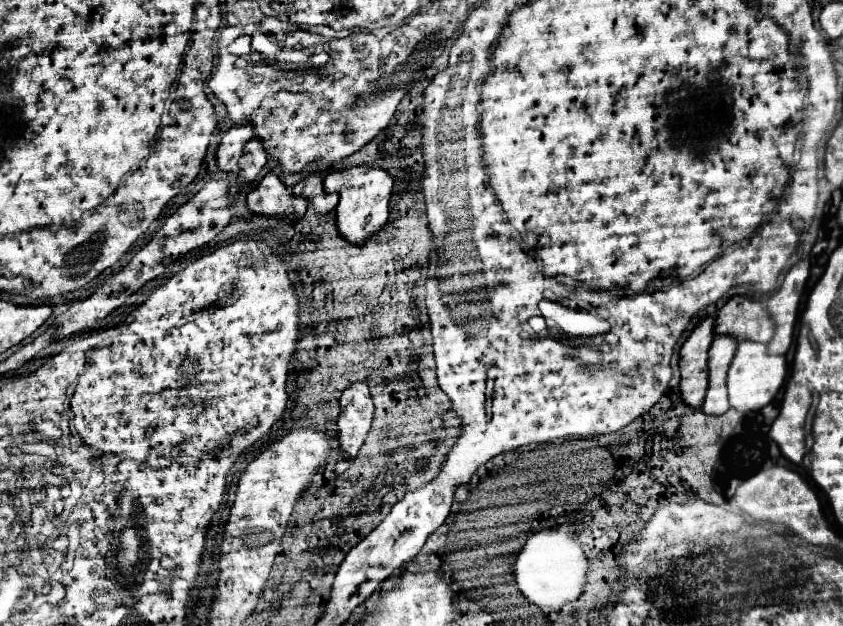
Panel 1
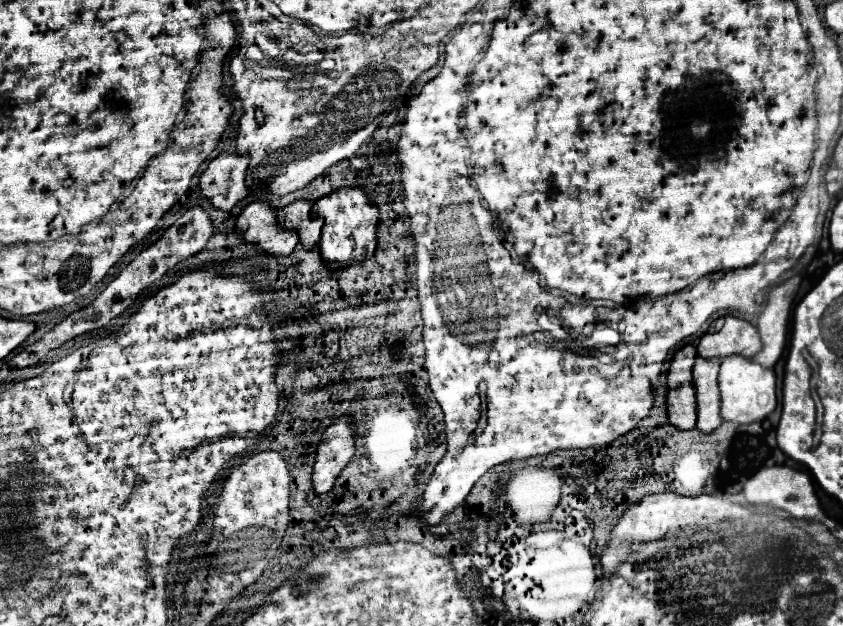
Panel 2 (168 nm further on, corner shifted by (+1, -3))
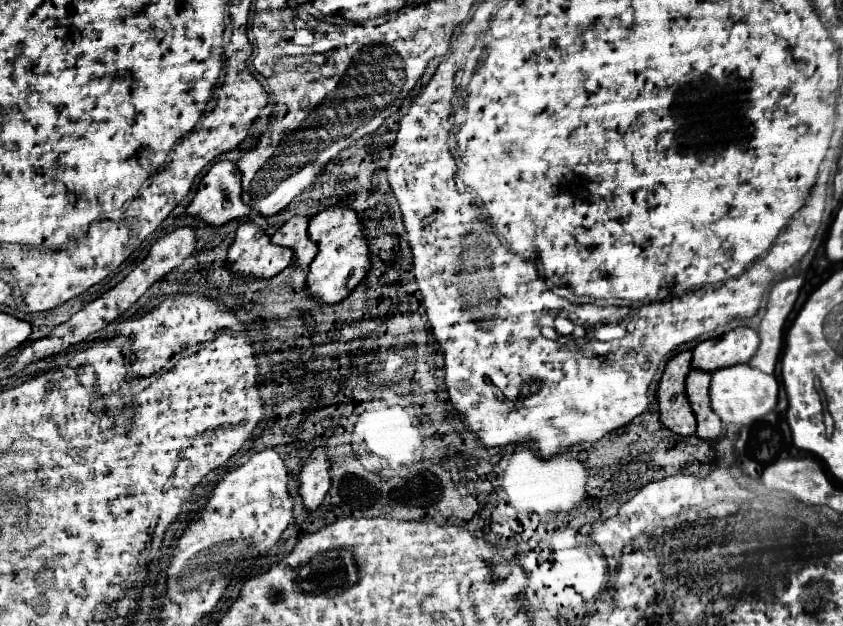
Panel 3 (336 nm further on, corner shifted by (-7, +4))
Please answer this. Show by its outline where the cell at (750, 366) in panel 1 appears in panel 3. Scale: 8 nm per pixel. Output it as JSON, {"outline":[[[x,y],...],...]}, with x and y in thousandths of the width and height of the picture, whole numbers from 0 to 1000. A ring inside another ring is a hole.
{"outline":[[[885,580],[854,586],[845,596],[842,612],[842,641],[847,660],[859,676],[873,676],[873,679],[890,679],[906,663],[911,663],[921,644],[923,644],[923,609],[918,599],[909,599]]]}

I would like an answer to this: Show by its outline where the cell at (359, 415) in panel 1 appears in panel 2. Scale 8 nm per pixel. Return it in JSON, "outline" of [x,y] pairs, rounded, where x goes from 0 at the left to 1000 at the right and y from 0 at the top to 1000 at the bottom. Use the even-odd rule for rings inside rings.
{"outline":[[[406,665],[399,677],[387,684],[387,690],[382,693],[382,703],[375,716],[375,738],[372,738],[372,754],[370,754],[370,783],[365,789],[365,799],[370,799],[372,792],[391,786],[399,760],[418,735],[418,725],[420,725],[420,681],[413,674],[413,665]]]}

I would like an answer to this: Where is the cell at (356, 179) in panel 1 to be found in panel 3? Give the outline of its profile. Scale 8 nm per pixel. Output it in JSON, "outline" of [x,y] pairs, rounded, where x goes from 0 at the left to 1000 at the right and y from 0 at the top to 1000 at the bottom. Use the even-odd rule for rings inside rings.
{"outline":[[[413,327],[389,331],[368,350],[365,375],[372,388],[377,388],[377,407],[368,420],[363,452],[372,478],[382,484],[401,484],[434,442],[439,433],[439,398],[432,366],[434,363],[425,337]]]}

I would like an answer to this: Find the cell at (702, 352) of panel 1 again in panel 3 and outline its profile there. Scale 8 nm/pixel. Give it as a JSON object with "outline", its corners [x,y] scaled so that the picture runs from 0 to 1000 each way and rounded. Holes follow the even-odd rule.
{"outline":[[[809,561],[797,570],[790,583],[788,602],[778,625],[783,647],[785,676],[804,695],[823,695],[826,692],[826,666],[814,634],[814,599],[821,583],[821,561]]]}

